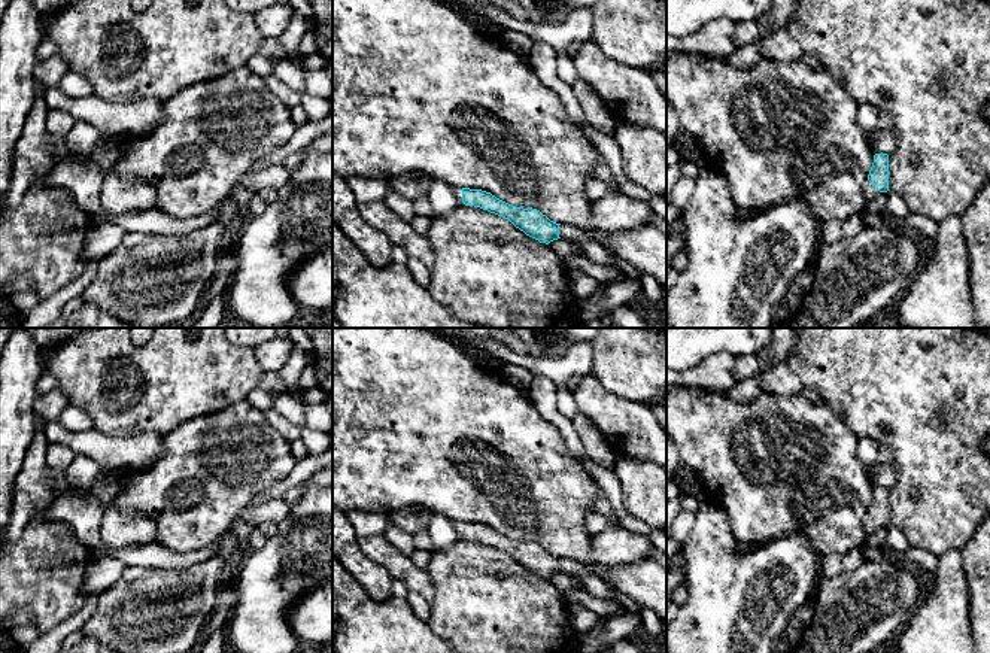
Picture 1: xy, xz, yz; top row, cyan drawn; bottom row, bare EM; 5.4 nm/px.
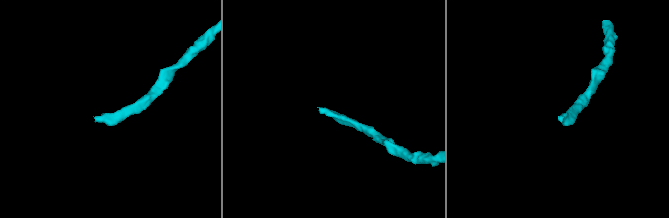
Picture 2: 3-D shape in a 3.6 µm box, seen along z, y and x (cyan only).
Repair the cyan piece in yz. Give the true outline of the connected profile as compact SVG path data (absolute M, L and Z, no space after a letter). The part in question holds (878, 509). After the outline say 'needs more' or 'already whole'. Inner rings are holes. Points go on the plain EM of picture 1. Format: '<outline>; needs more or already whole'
M875 488L868 513L863 516L863 528L866 534L875 532L880 526L889 525L889 489Z; needs more

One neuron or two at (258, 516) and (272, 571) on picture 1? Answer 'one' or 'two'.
two

